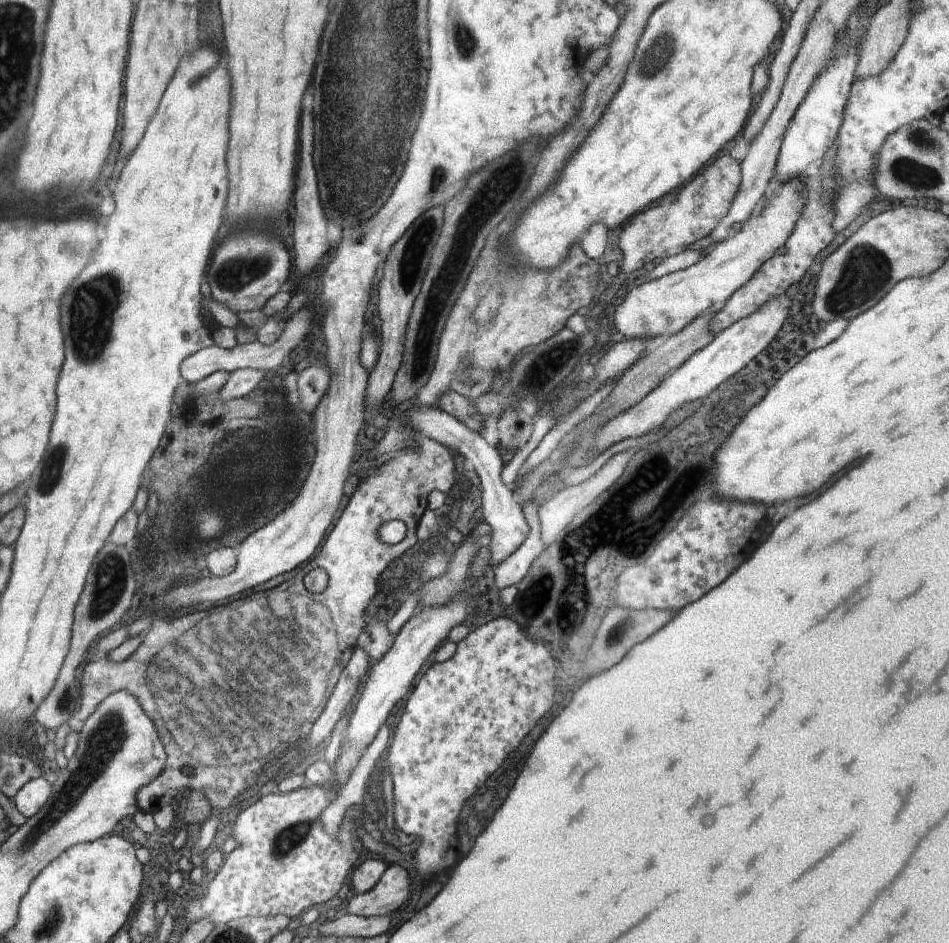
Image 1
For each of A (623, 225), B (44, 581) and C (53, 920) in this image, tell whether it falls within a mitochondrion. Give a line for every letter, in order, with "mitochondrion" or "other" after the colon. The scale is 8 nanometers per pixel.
A: other
B: other
C: mitochondrion

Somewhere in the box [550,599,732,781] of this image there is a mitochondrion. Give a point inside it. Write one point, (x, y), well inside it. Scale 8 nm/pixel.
(619, 631)

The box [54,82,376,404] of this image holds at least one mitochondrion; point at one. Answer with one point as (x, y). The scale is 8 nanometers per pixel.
(92, 309)

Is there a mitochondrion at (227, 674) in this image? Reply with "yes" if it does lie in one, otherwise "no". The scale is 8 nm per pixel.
yes

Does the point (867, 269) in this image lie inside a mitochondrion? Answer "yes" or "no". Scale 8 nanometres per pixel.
yes

